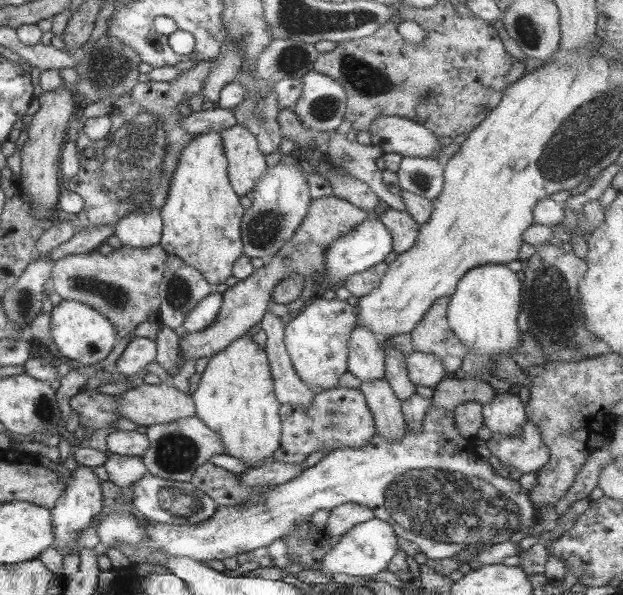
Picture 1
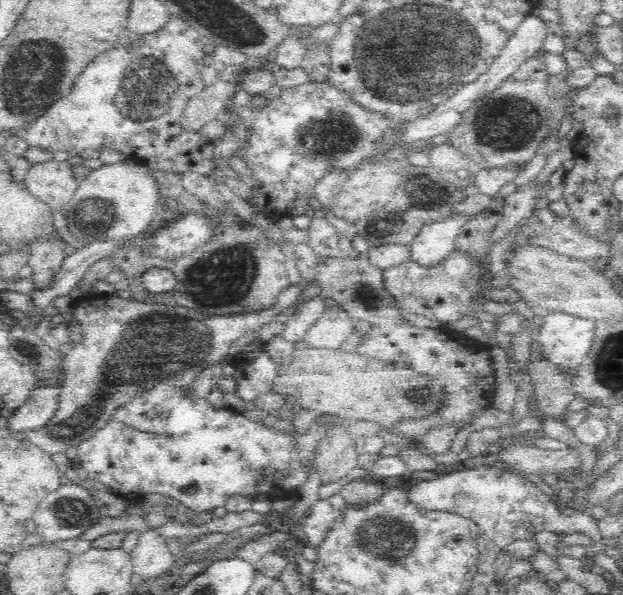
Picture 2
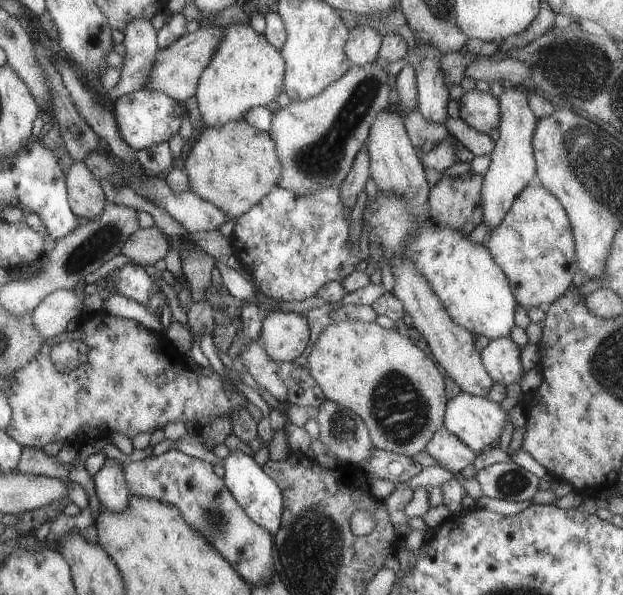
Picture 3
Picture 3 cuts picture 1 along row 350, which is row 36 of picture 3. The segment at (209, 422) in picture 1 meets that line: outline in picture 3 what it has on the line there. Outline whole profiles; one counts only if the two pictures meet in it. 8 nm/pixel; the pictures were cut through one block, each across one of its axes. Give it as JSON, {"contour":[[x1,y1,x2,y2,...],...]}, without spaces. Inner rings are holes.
{"contour":[[232,23,225,26,214,53,196,82,195,96,201,115,201,125,221,126,231,119,241,119,240,116,250,108,264,107,273,101,282,91,284,68,280,51,267,42,264,33,258,33,249,23]]}

